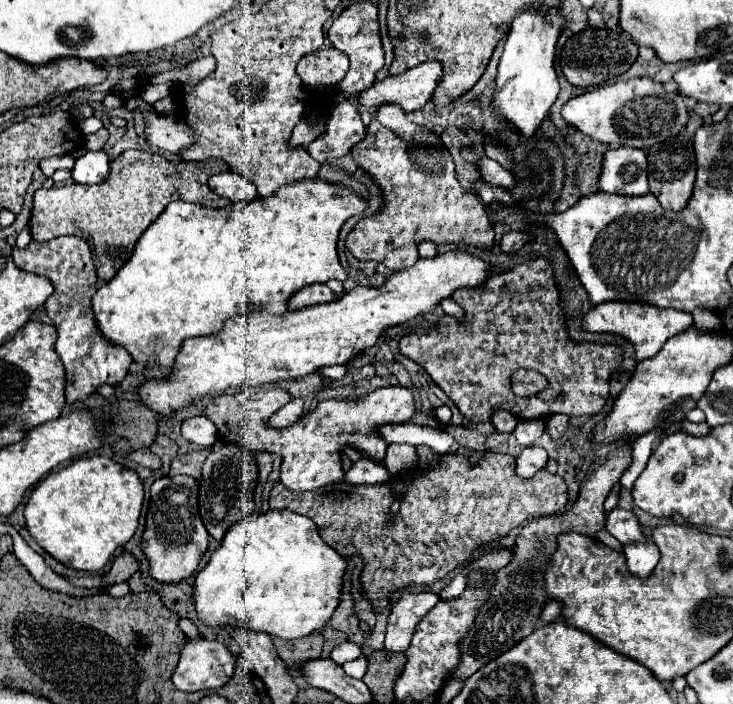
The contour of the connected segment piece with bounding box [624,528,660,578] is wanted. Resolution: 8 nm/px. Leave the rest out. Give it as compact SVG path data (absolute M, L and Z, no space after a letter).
M644 528L644 534L646 534L648 542L630 542L624 545L624 556L628 562L628 570L632 572L632 576L640 576L640 578L646 578L648 574L652 574L654 566L660 560L660 552L650 538L650 530Z

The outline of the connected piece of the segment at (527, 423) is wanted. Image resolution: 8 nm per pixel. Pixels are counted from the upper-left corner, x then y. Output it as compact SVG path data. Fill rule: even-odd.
M542 418L536 420L519 420L514 436L518 440L518 444L522 446L532 446L544 432L544 421Z

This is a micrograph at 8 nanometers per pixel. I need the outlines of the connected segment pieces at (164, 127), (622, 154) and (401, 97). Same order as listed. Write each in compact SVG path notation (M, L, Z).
M128 98L124 102L128 112L140 112L144 118L144 140L156 148L176 154L180 148L192 144L192 130L176 116L160 116L142 98Z
M614 148L604 156L602 176L598 180L602 192L616 192L628 196L642 196L648 192L648 154L638 148Z
M424 62L414 66L398 76L388 76L380 82L374 82L368 90L358 94L358 102L366 108L376 108L380 104L400 104L404 112L420 110L436 90L436 84L442 78L440 62Z

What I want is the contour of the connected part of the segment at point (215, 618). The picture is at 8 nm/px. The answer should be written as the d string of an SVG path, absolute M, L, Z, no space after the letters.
M268 510L254 520L238 522L226 532L220 548L194 580L196 612L212 628L246 626L286 640L302 638L320 632L332 618L342 598L346 566L346 558L320 538L316 524L308 516L290 510Z

